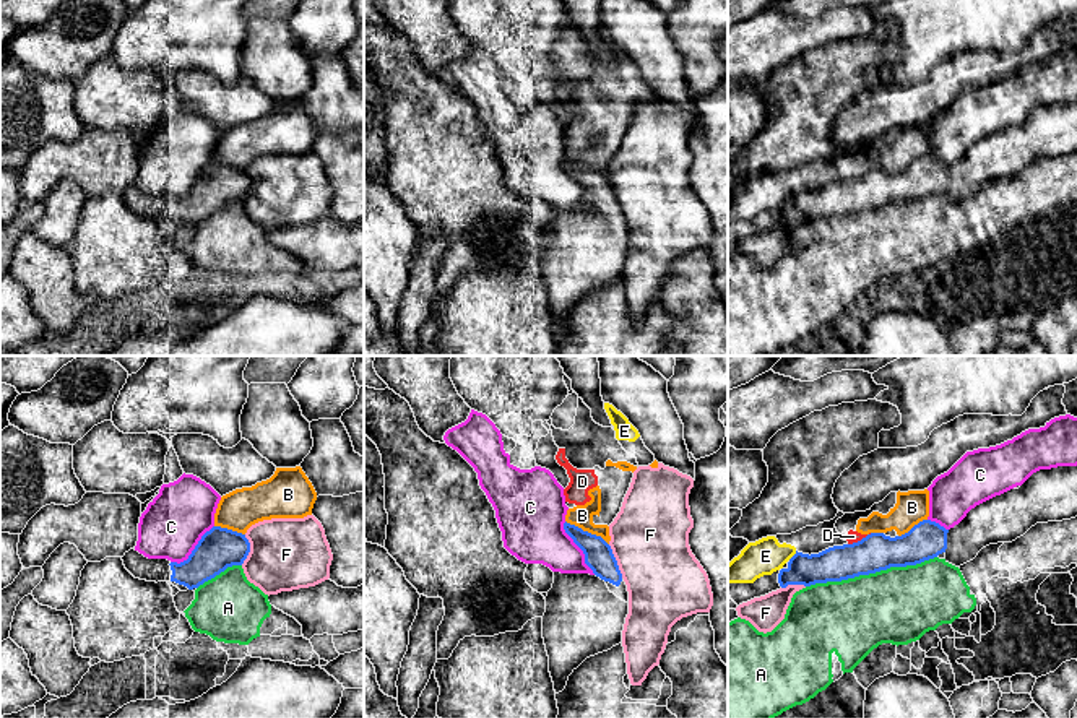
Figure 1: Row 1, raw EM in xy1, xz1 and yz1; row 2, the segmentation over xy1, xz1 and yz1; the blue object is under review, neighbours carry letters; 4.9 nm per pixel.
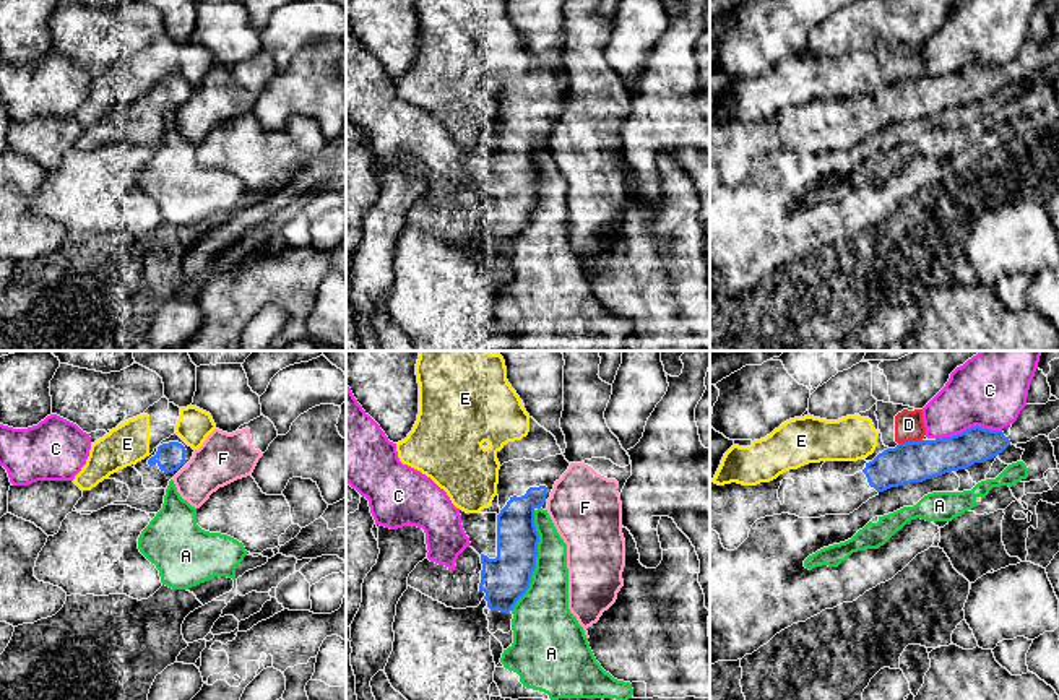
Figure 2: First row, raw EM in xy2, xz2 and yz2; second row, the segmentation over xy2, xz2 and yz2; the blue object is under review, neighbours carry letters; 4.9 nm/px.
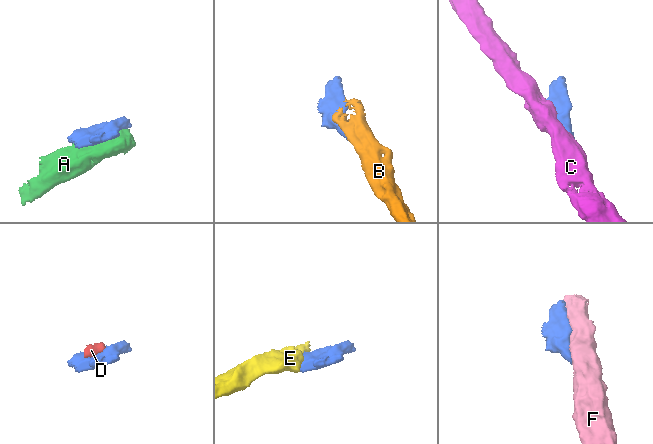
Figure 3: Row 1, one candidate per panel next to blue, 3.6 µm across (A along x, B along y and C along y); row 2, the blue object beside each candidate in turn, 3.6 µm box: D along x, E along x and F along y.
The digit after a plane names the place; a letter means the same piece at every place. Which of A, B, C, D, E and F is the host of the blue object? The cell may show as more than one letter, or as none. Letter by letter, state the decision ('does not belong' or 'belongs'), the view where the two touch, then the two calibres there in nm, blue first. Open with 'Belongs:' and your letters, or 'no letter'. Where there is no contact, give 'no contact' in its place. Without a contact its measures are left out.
Belongs: no letter
A: does not belong | yz1 | 190/380 nm
B: does not belong | xz1 | 140/110 nm
C: does not belong | yz2 | 190/320 nm
D: does not belong | yz2 | 200/140 nm
E: does not belong | yz1 | 180/180 nm
F: does not belong | xz1 | 140/380 nm

